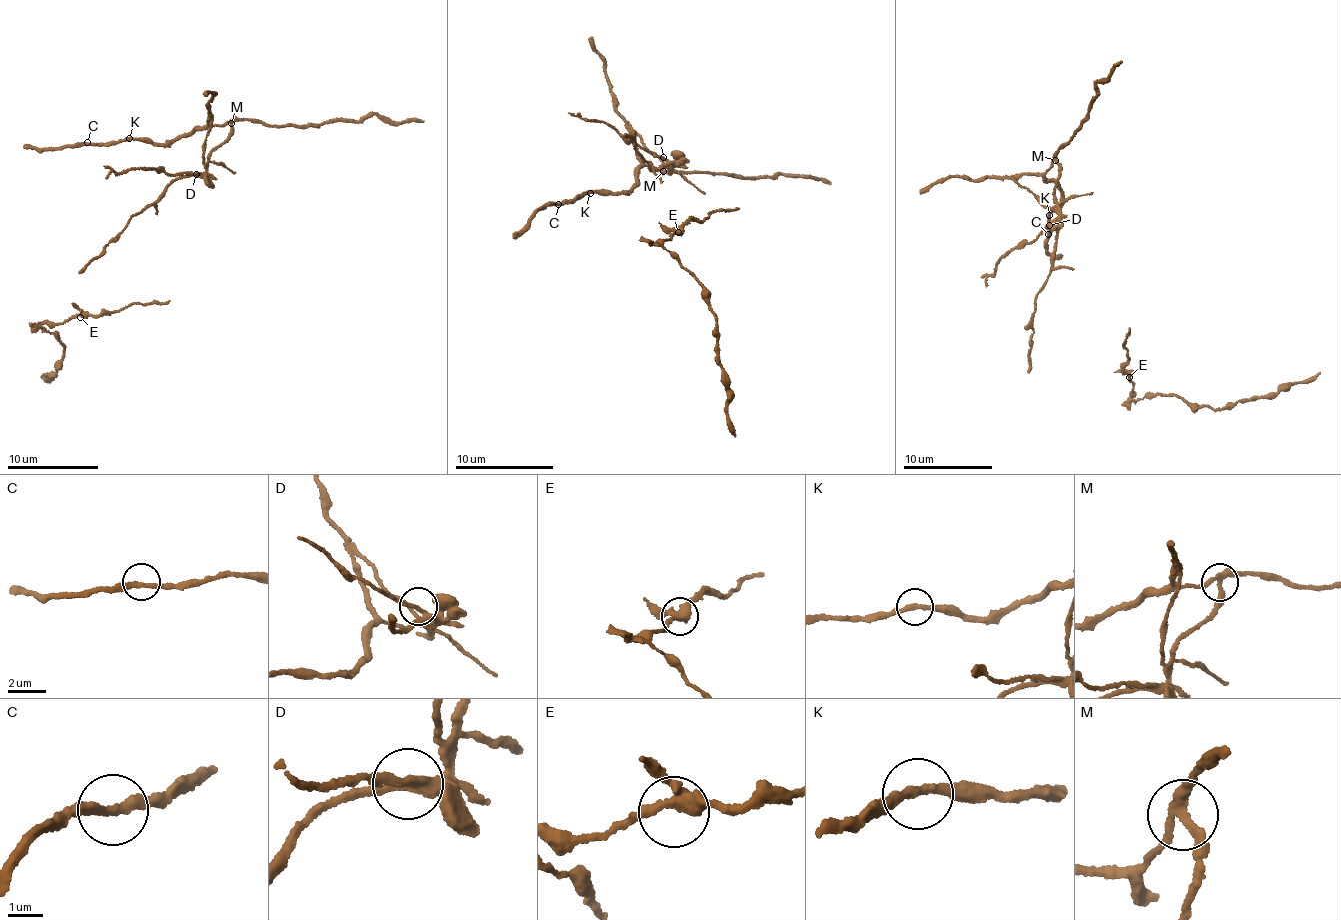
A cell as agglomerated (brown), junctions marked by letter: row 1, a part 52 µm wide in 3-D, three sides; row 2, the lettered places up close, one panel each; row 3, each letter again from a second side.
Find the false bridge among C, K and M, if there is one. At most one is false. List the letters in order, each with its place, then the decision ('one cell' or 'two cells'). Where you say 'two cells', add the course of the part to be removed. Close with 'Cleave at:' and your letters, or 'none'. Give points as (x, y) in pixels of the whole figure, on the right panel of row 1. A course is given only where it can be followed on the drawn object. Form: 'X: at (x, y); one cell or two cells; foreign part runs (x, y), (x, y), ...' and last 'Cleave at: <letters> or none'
C: at (1048, 234); one cell
K: at (1049, 215); one cell
M: at (1055, 160); two cells
Cleave at: M

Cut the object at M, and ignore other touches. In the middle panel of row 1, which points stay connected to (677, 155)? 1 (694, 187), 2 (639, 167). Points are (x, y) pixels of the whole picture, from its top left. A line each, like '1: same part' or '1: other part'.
1: same part
2: other part

